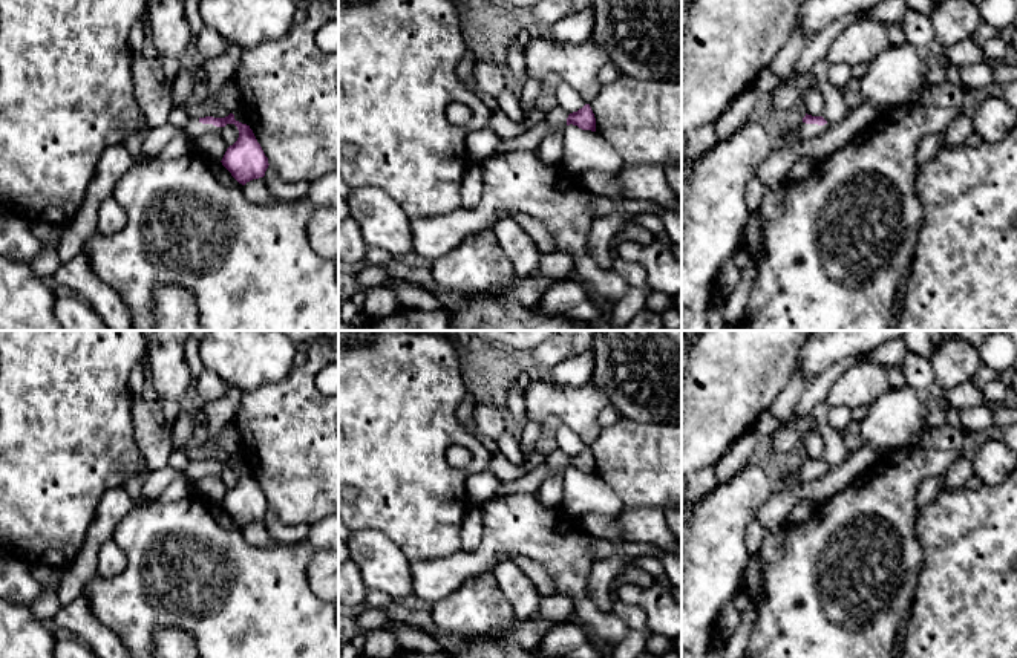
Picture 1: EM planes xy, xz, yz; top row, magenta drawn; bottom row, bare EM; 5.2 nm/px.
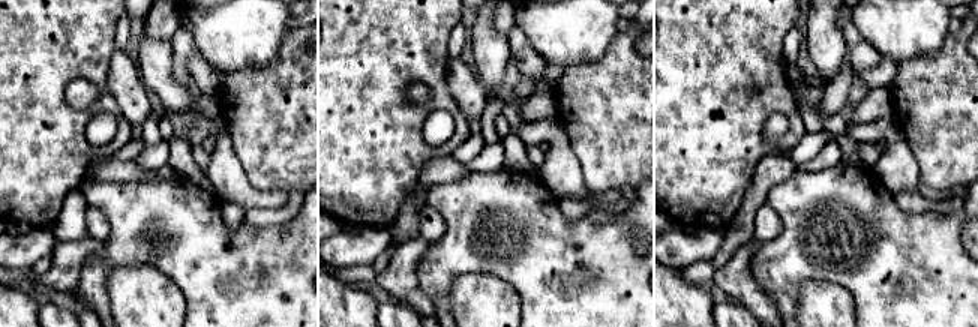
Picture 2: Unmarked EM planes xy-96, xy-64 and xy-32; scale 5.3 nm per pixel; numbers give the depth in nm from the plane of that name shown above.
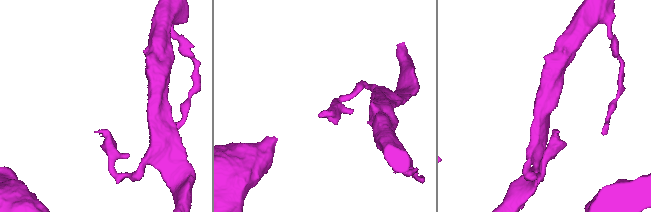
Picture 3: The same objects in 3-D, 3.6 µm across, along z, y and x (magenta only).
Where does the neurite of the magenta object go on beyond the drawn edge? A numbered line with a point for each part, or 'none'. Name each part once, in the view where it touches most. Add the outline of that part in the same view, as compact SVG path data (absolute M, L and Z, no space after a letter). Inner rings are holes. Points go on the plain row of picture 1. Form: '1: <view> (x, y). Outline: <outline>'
1: xy (193, 472). Outline: M190 461L185 470L181 471L181 474L188 479L188 482L196 482L204 476L222 476L222 473L224 470L216 470L213 467L202 467L199 461Z

